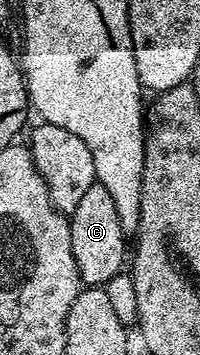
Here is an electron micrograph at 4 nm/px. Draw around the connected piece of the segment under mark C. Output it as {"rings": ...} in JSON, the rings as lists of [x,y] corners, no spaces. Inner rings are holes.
{"rings":[[[100,183],[88,186],[84,198],[80,198],[76,210],[69,213],[68,219],[72,234],[72,254],[76,258],[83,285],[104,286],[113,276],[123,271],[122,263],[128,260],[128,236],[120,226],[112,194],[108,194],[106,187]]]}

